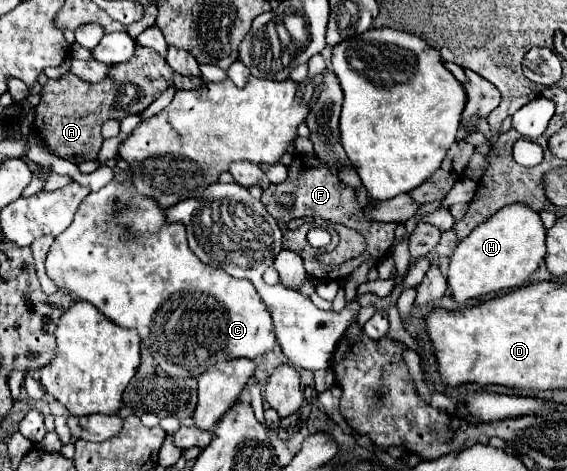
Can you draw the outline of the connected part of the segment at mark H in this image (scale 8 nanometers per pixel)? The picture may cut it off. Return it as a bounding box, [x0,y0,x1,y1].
[448,204,546,302]

